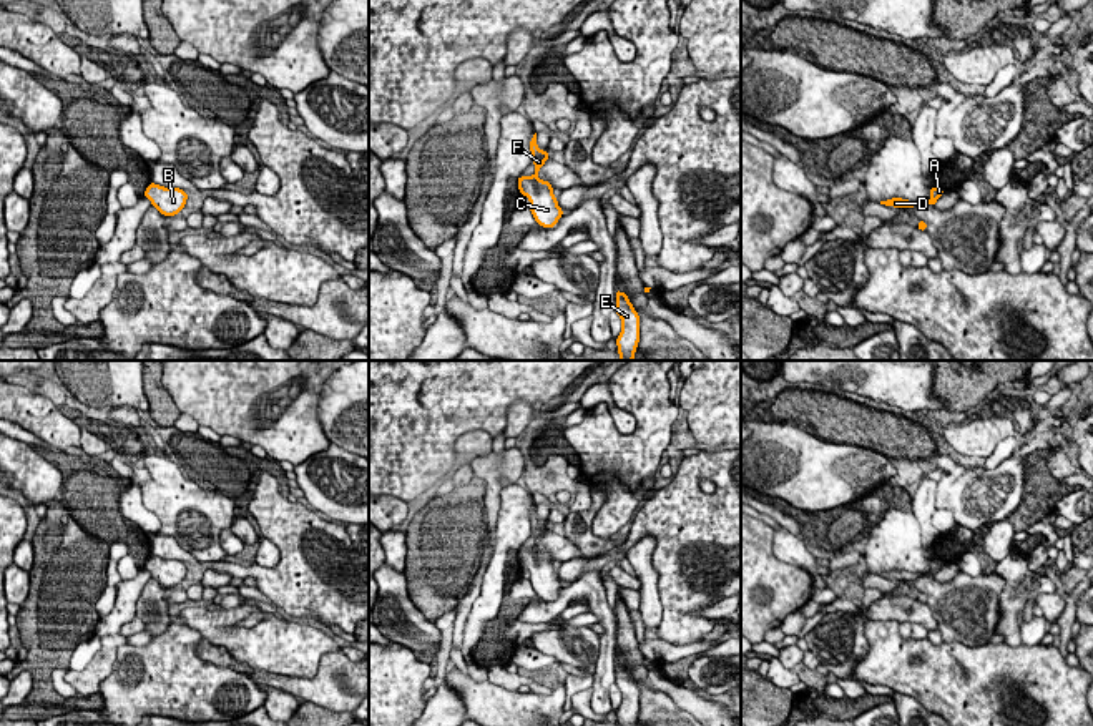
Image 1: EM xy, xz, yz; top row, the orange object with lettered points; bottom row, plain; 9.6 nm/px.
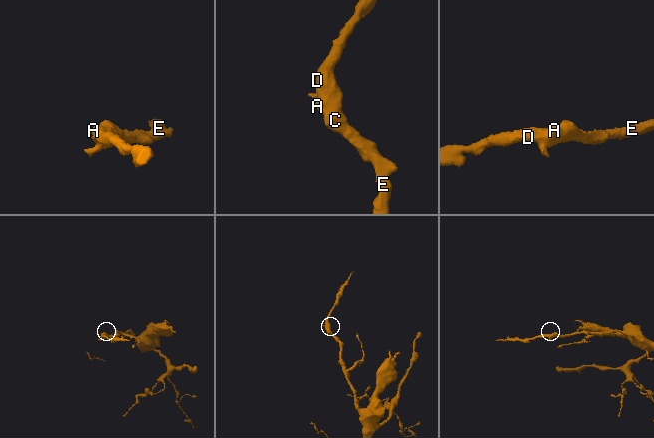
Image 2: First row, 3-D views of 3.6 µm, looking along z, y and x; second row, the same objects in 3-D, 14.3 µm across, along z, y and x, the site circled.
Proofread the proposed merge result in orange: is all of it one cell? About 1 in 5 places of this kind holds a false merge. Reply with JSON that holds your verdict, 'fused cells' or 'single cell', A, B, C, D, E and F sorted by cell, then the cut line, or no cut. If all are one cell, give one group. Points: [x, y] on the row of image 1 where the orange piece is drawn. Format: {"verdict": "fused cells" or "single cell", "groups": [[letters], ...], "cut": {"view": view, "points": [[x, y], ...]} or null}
{"verdict": "single cell", "groups": [["A", "B", "C", "D", "E", "F"]], "cut": null}

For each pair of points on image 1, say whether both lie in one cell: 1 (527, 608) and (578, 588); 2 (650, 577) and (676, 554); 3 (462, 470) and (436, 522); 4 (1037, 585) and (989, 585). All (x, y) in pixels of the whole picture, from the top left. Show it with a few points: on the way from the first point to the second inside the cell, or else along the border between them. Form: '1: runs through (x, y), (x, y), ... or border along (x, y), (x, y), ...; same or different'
1: runs through (540, 608), (552, 608), (565, 598); same
2: border along (648, 534), (655, 539), (651, 567), (663, 610); different
3: border along (474, 477), (464, 485), (454, 487); different
4: border along (992, 570), (1004, 580), (999, 620), (995, 623); different

